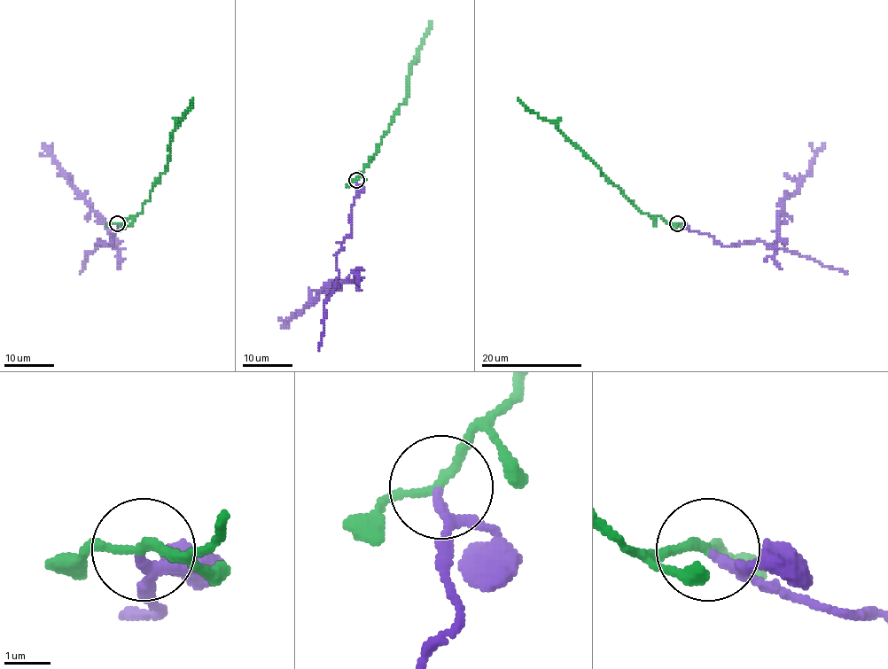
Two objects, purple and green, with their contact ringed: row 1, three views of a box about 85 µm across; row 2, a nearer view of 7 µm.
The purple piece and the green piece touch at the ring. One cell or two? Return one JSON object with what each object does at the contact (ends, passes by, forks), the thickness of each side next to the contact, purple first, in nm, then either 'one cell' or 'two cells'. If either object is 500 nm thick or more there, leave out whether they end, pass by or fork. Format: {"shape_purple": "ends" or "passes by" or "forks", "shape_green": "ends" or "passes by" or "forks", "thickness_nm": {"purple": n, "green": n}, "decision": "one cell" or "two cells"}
{"shape_purple": "passes by", "shape_green": "passes by", "thickness_nm": {"purple": 150, "green": 170}, "decision": "one cell"}

